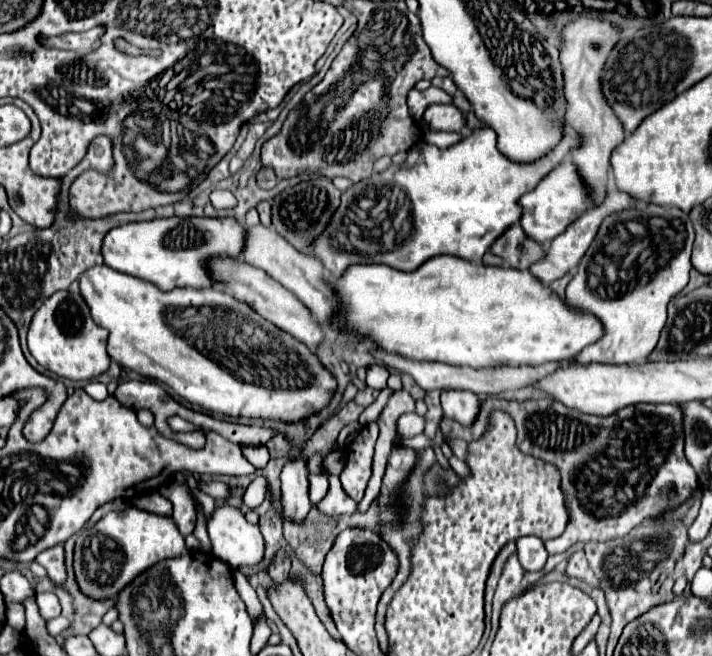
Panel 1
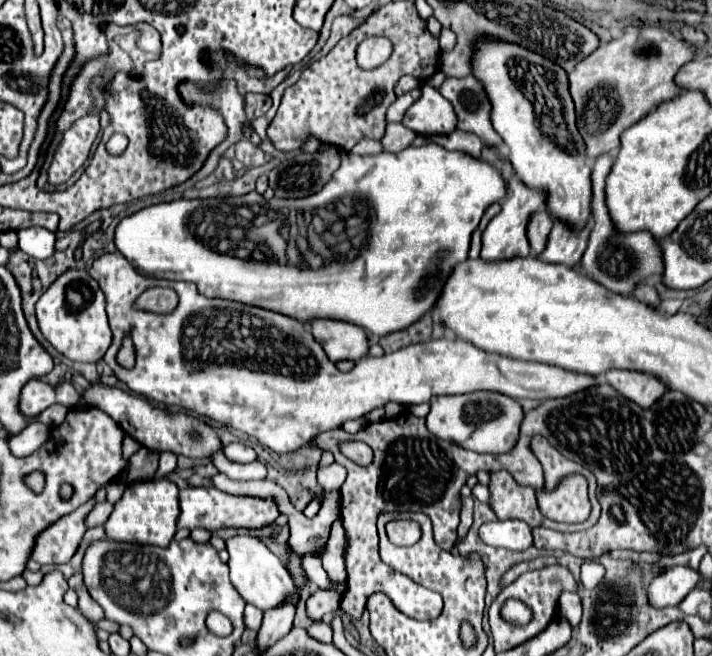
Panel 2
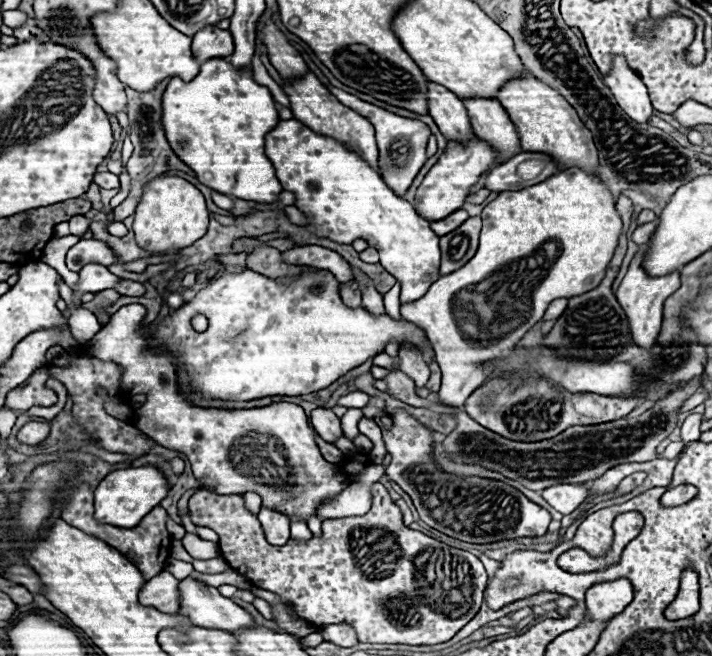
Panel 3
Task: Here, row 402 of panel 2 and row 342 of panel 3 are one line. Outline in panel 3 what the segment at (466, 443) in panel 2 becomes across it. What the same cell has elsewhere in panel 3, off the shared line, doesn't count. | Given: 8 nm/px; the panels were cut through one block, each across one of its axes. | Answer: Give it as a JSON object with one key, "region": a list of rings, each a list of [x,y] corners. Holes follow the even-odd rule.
{"region":[[[568,168],[530,188],[502,192],[490,202],[482,210],[482,232],[476,256],[460,270],[436,280],[422,298],[402,306],[402,318],[422,326],[436,352],[436,362],[442,370],[442,386],[438,390],[442,404],[460,408],[464,400],[492,376],[492,370],[486,370],[482,362],[506,358],[506,354],[518,346],[520,338],[542,320],[552,300],[574,298],[574,294],[594,290],[606,274],[620,234],[622,218],[606,182],[580,168]]]}

